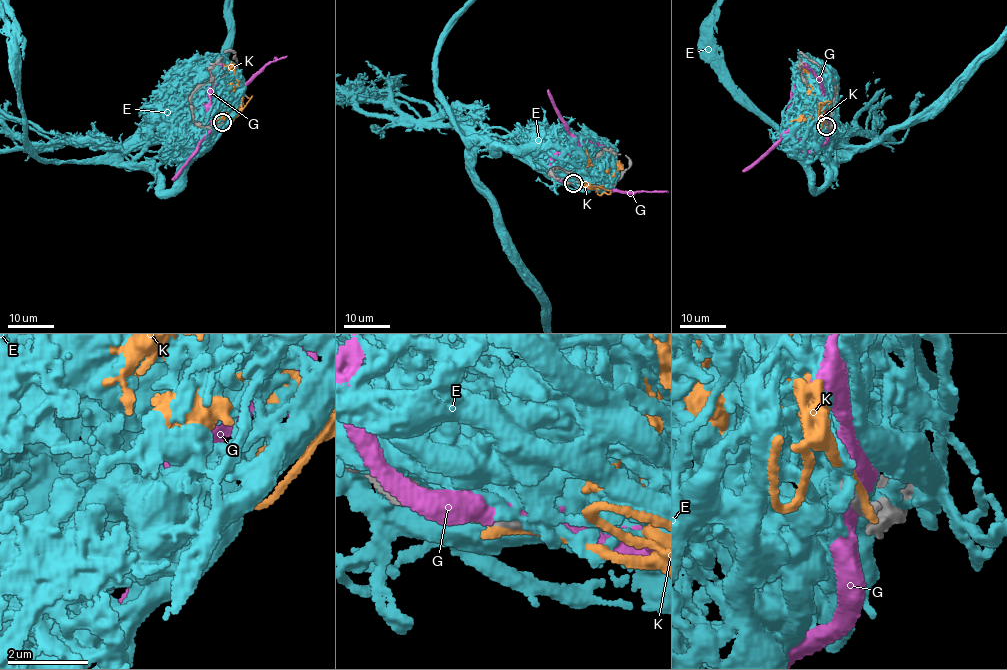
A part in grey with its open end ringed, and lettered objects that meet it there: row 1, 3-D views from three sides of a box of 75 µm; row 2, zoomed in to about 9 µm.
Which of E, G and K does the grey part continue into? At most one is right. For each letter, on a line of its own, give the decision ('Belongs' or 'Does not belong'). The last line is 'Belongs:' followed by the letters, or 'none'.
E: Does not belong
G: Does not belong
K: Does not belong
Belongs: none

